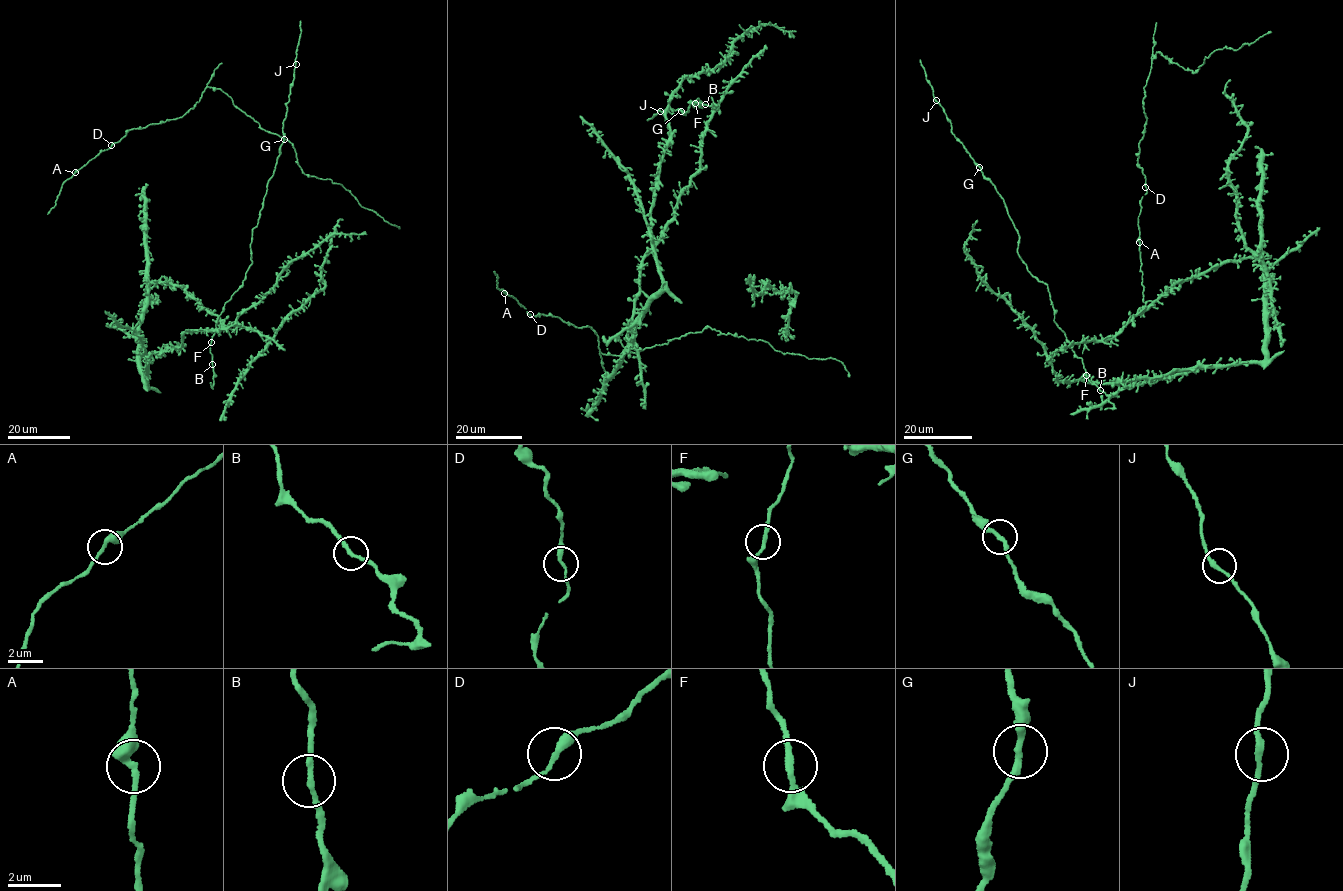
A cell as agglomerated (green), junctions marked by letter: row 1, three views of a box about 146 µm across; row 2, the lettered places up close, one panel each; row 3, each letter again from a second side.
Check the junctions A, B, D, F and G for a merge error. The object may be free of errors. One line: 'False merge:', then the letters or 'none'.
False merge: none

